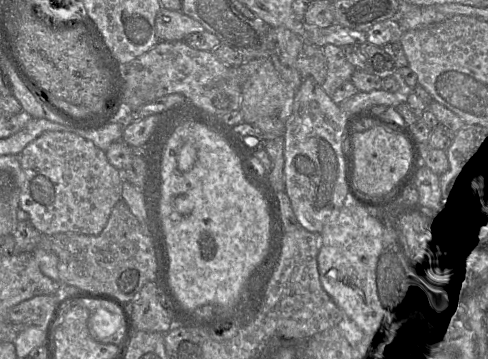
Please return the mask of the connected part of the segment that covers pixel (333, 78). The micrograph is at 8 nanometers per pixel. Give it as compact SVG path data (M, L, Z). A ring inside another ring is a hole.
M328 44L322 50L327 62L327 76L322 88L332 96L336 89L351 80L355 67L346 60L343 48Z

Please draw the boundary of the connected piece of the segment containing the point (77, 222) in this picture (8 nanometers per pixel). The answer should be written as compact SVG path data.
M46 131L30 142L18 155L23 172L19 208L28 214L42 235L72 232L98 235L106 226L115 204L122 199L123 174L112 166L105 151L74 131Z

